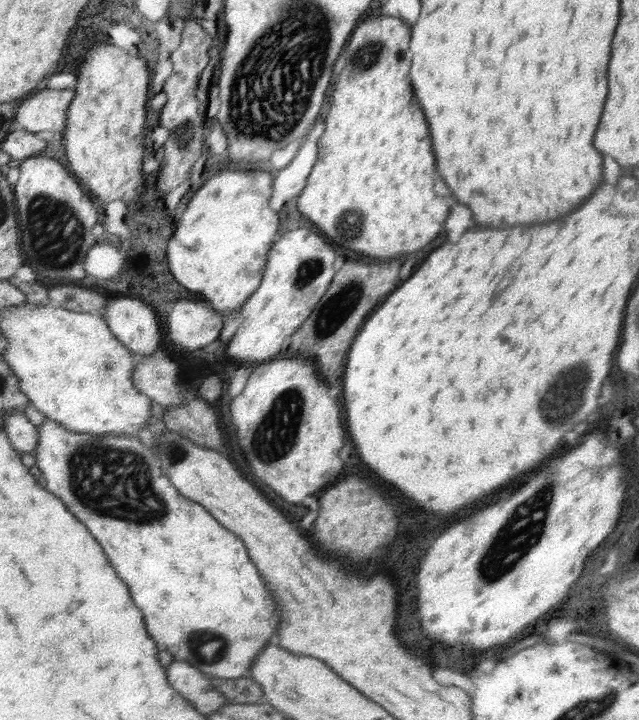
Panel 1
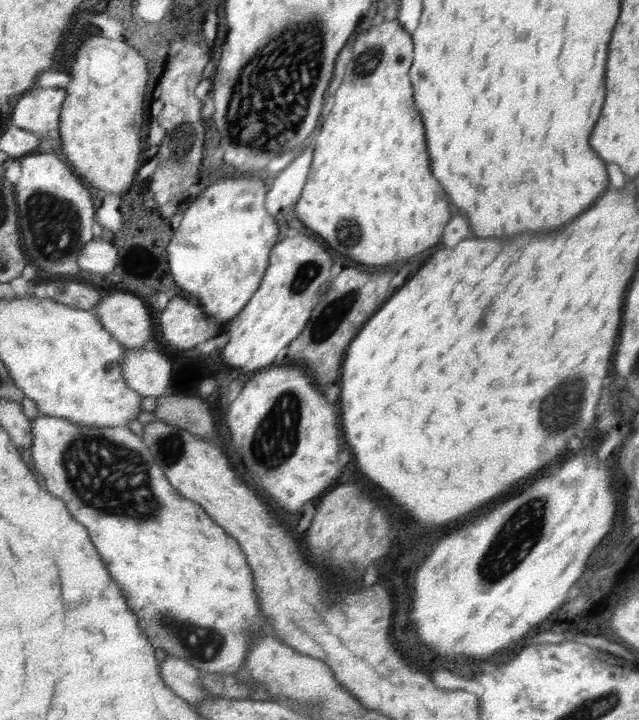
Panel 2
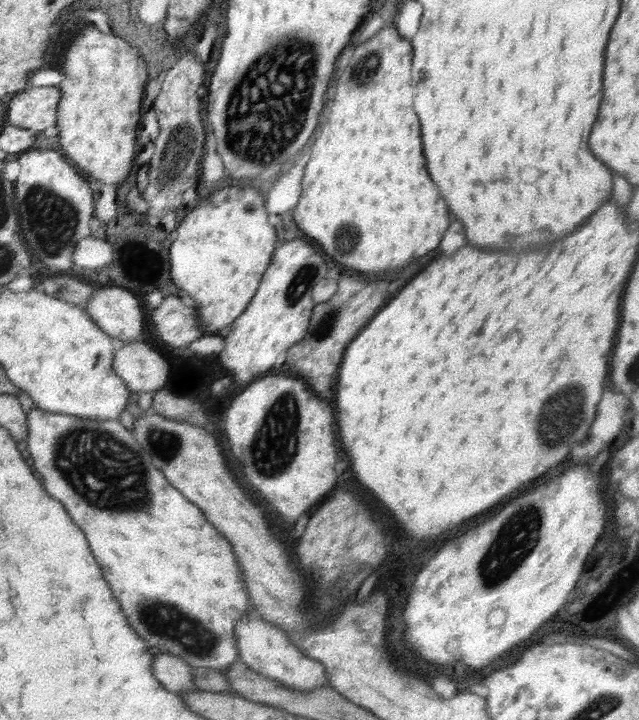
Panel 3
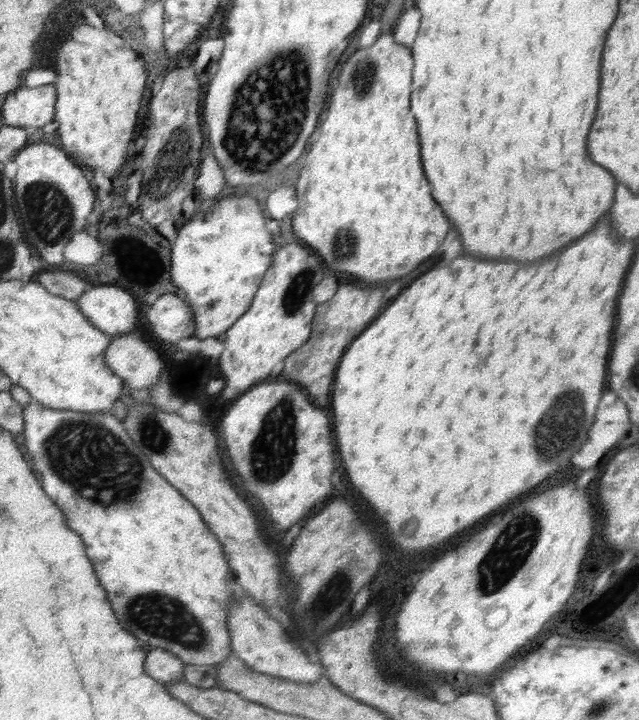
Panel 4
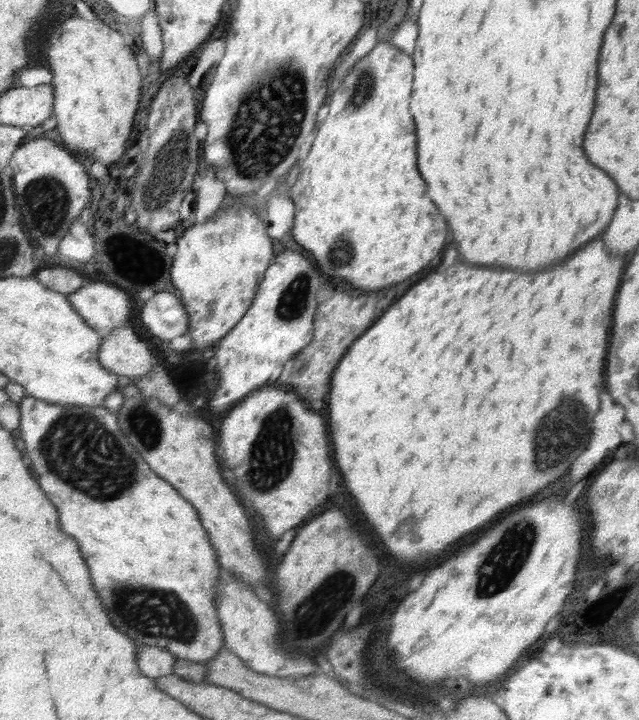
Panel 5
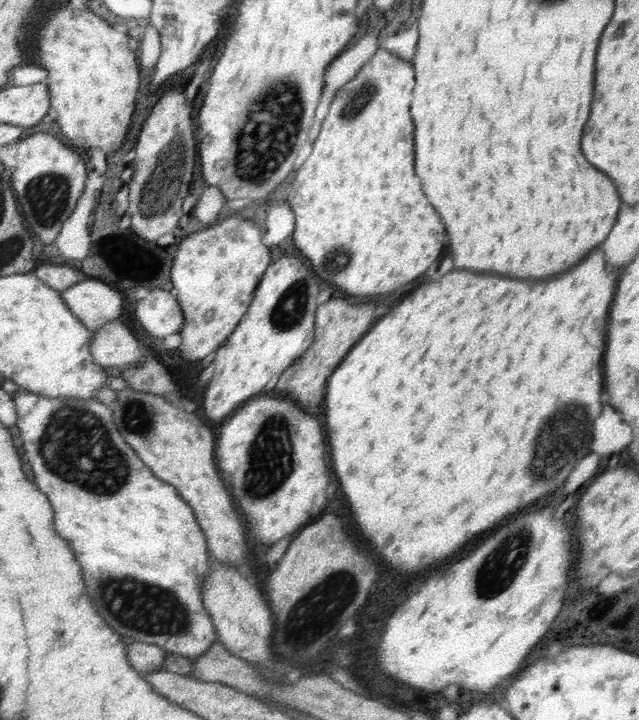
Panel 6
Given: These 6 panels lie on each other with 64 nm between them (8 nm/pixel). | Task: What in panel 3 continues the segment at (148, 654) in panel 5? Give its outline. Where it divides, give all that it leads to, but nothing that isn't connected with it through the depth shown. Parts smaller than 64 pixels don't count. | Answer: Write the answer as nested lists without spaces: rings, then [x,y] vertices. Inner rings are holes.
[[[166,652],[154,655],[152,673],[164,685],[166,690],[177,695],[180,695],[180,692],[192,692],[192,690],[198,689],[194,685],[192,667],[182,658]]]

